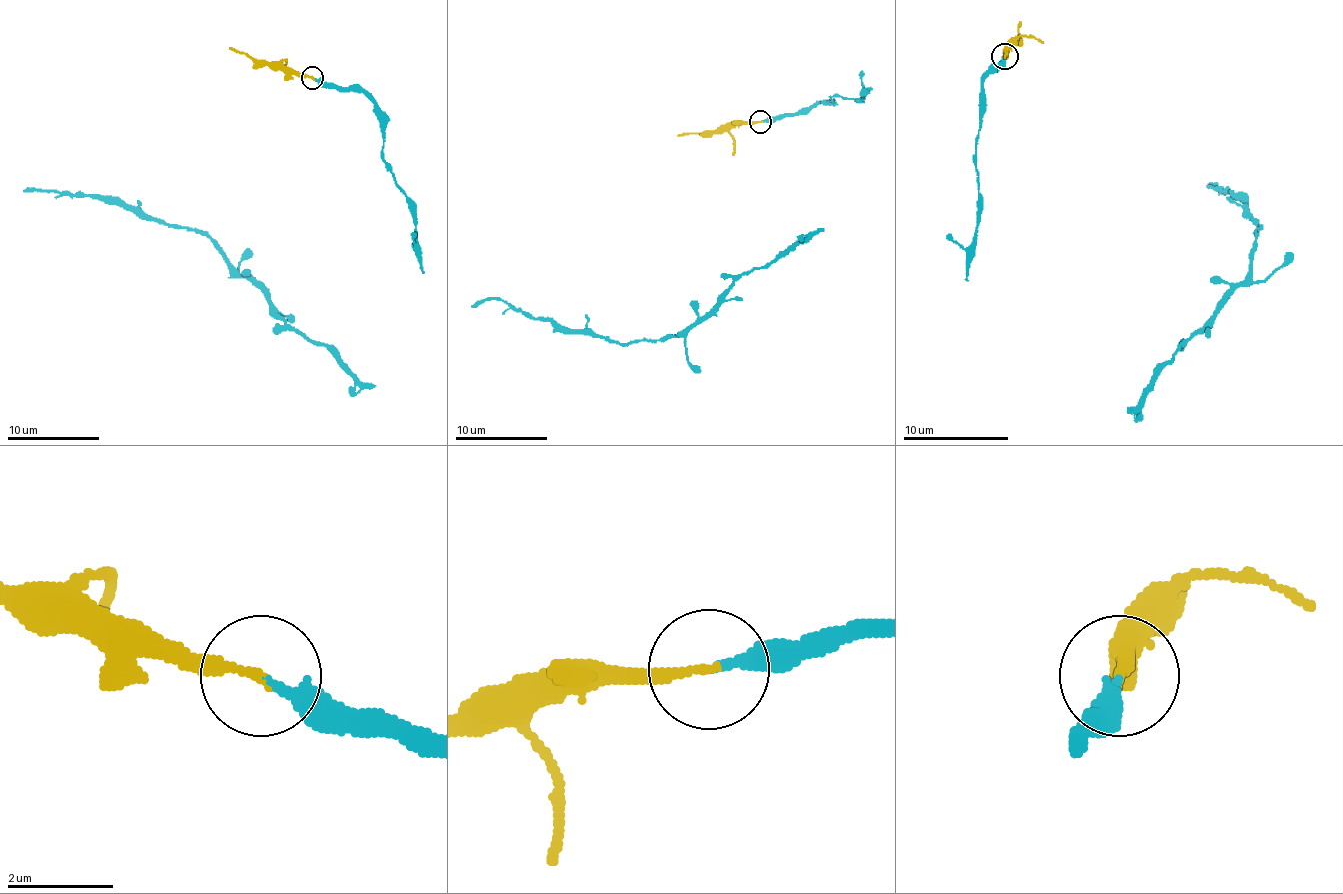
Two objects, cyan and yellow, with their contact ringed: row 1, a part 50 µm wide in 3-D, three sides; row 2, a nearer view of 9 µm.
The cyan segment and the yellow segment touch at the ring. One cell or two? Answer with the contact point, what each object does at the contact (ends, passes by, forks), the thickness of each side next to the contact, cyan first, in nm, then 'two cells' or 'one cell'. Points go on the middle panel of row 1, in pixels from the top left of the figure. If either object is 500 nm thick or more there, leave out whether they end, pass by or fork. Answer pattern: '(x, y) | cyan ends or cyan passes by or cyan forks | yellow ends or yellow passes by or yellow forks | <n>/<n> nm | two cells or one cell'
(760, 122) | cyan ends | yellow ends | 200/180 nm | one cell

